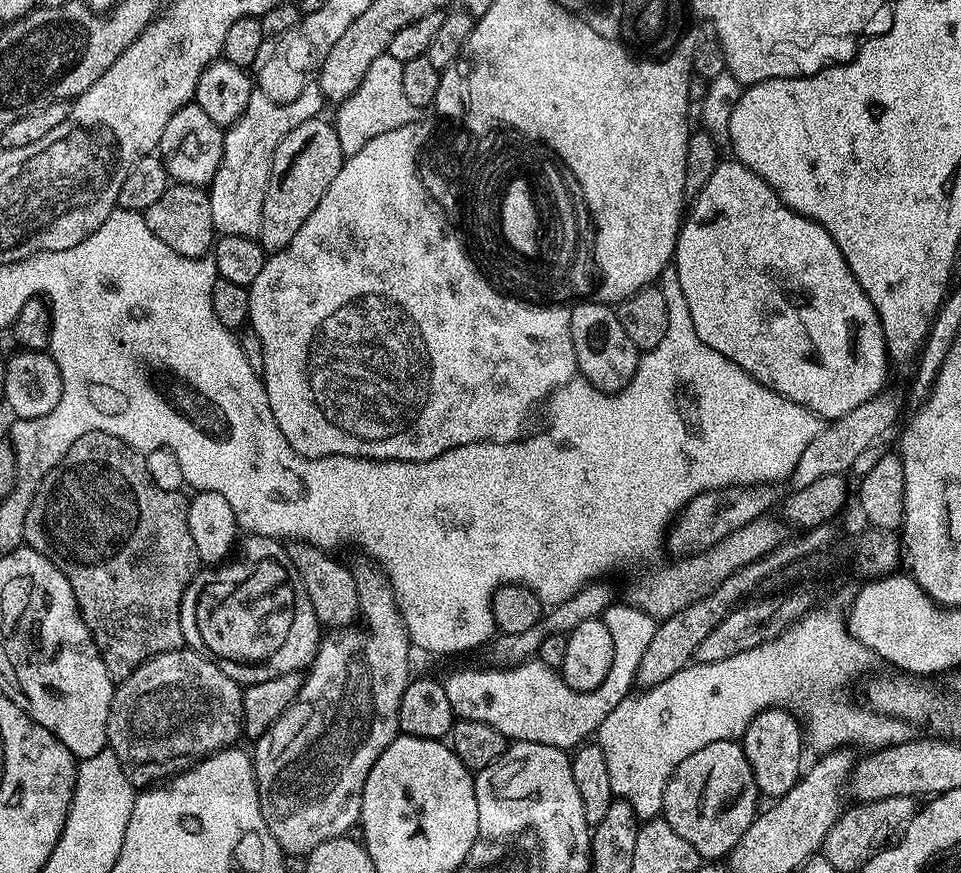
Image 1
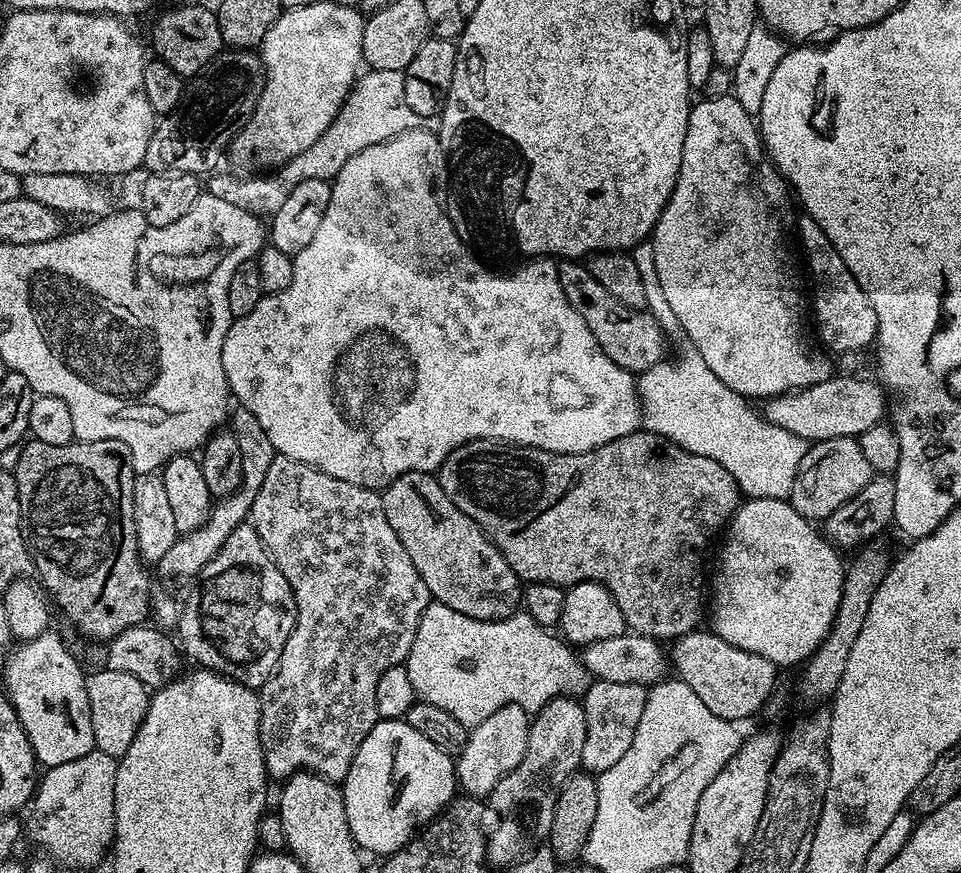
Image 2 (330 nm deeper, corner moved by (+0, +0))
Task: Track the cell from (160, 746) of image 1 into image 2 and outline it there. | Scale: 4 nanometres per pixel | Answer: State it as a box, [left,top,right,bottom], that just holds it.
[86,667,150,758]

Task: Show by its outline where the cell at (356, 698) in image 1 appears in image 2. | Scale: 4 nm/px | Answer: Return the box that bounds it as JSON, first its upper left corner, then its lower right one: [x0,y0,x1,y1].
[250,454,430,782]

